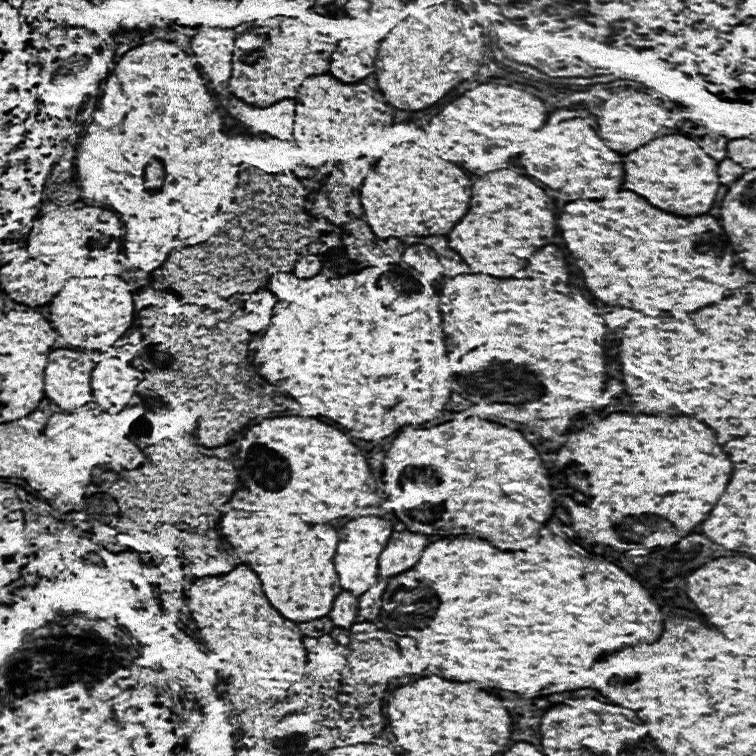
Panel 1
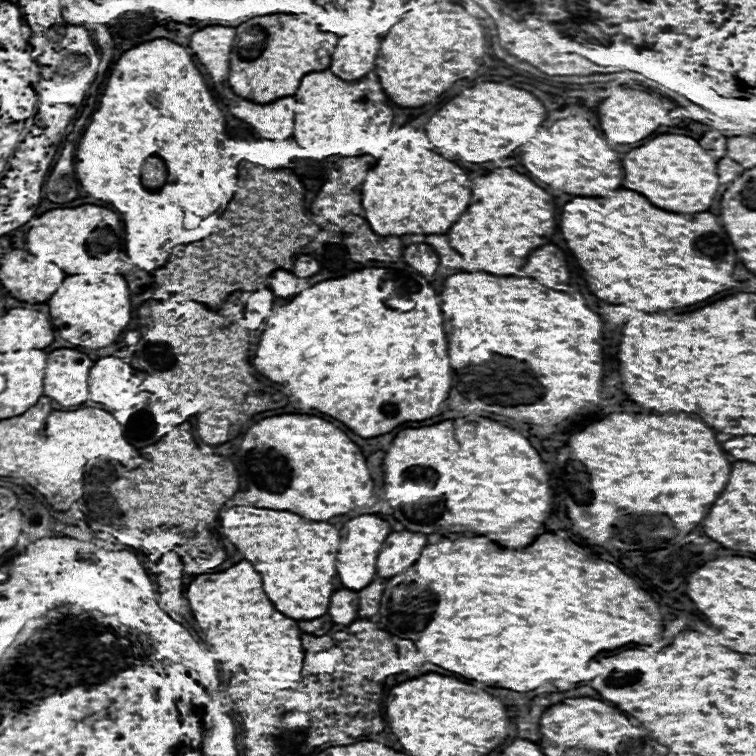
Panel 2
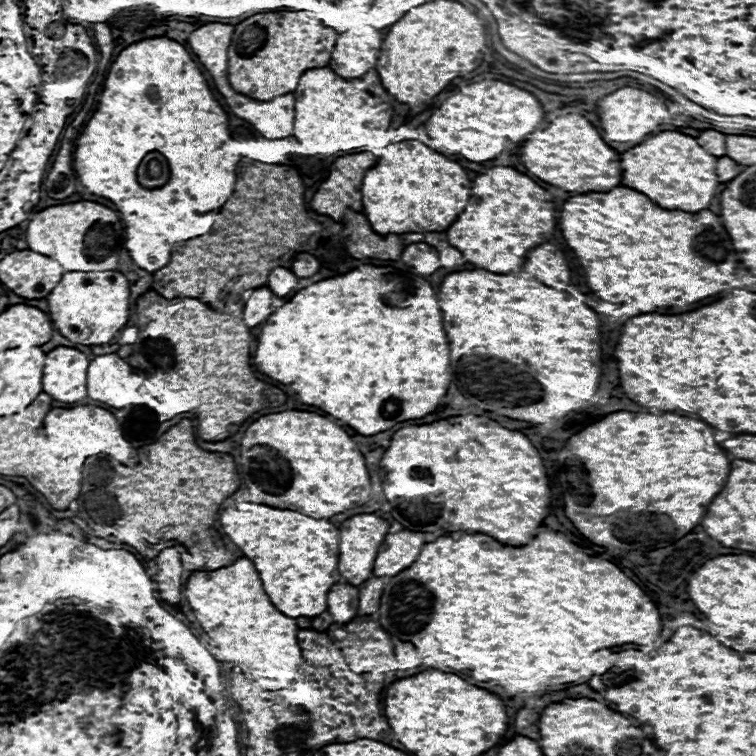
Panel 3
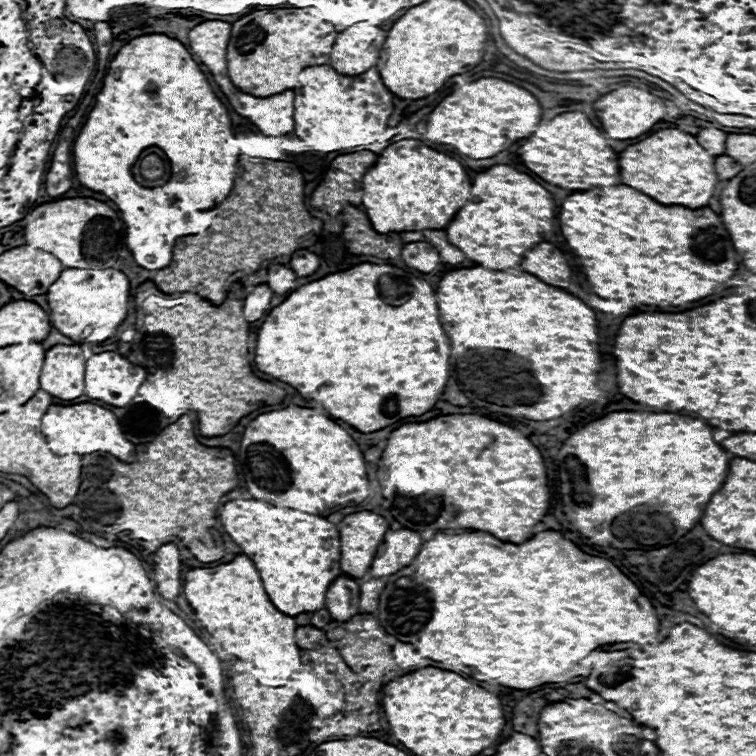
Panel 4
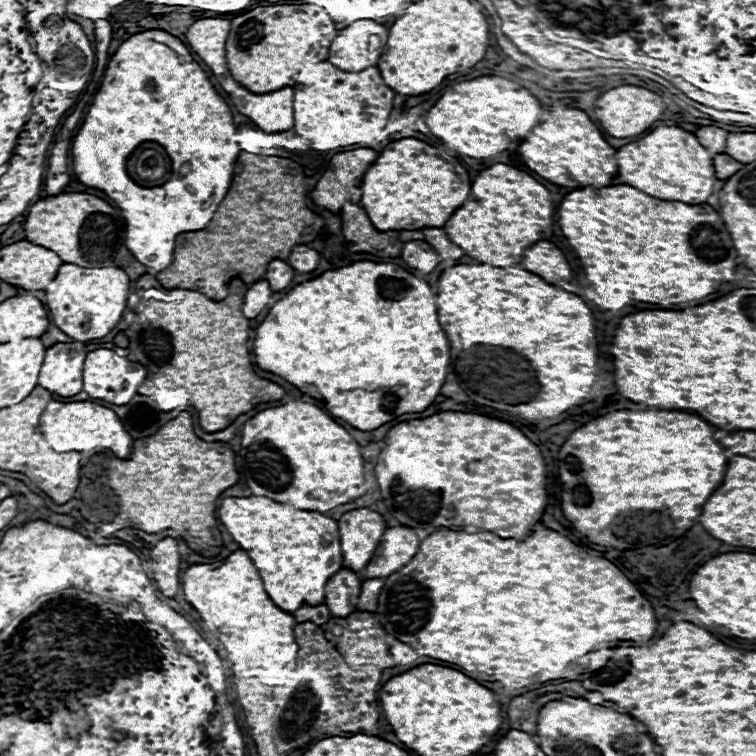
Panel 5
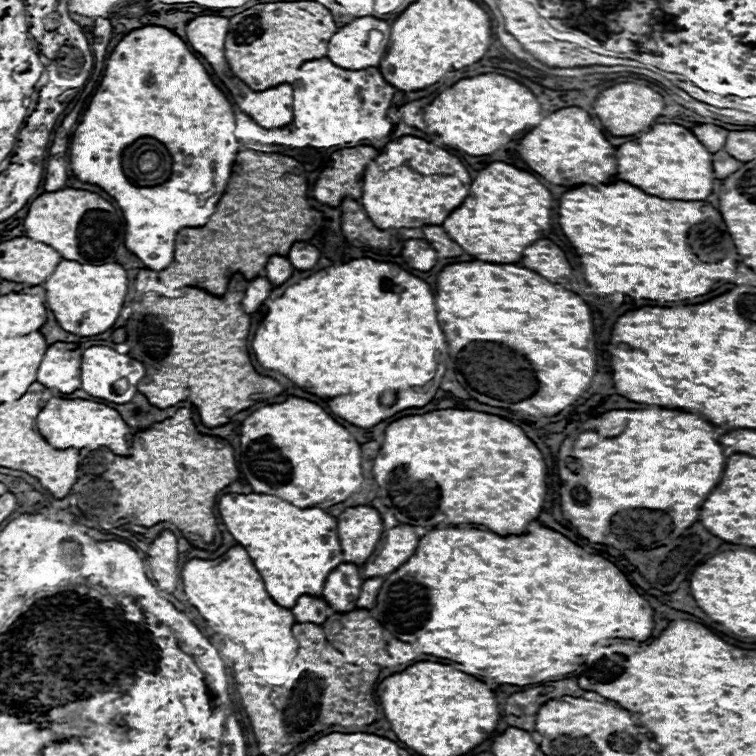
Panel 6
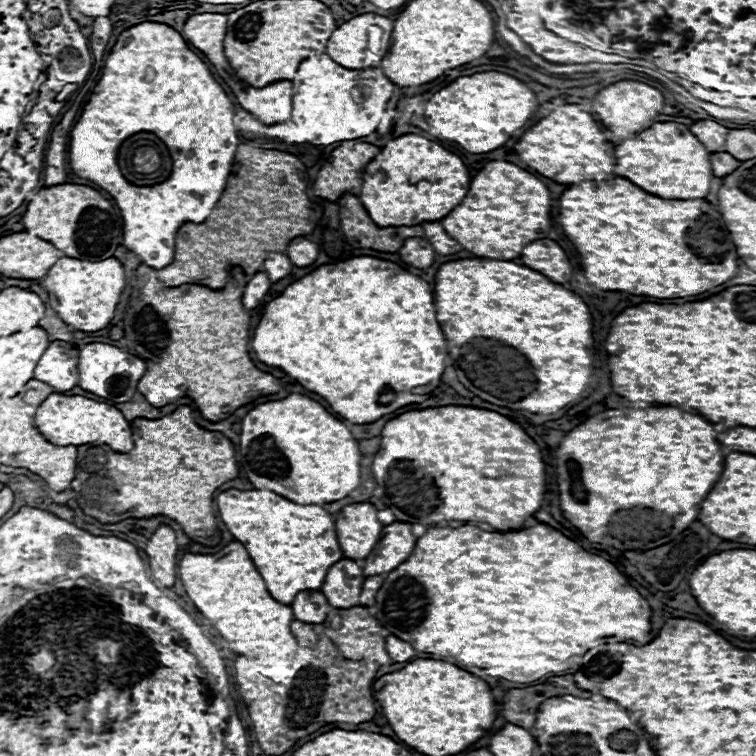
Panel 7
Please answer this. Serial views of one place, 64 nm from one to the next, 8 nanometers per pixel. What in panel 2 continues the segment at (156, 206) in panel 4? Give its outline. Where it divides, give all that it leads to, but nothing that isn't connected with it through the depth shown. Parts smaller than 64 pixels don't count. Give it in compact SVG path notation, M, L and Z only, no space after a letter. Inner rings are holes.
M156 38L156 40L150 40L150 42L144 42L144 44L140 44L140 46L130 48L130 50L124 52L124 54L120 56L120 60L114 64L114 68L112 68L112 72L110 72L110 78L108 78L108 84L106 84L106 90L104 90L104 94L102 94L102 98L100 98L100 108L98 108L98 112L94 112L92 122L88 124L88 128L86 128L82 140L80 140L80 146L78 146L78 150L76 150L76 160L74 160L74 162L76 162L76 176L78 176L80 184L82 184L82 188L84 188L90 196L94 196L94 198L98 198L98 200L104 200L104 202L110 202L110 204L116 208L116 212L120 214L120 218L122 218L122 222L124 222L124 228L126 228L126 254L128 254L128 258L130 258L138 268L142 268L142 270L152 270L152 258L158 254L158 248L162 248L164 242L168 242L168 240L172 240L172 238L178 238L182 232L190 232L190 230L184 228L184 222L186 222L188 218L198 220L198 226L200 226L200 222L202 222L204 218L208 218L210 214L218 212L224 204L228 204L228 202L232 200L234 190L236 190L236 180L238 180L240 156L238 156L238 152L236 152L236 148L234 148L234 140L230 140L230 136L226 134L226 118L220 114L220 110L218 110L218 106L216 106L216 102L214 102L214 96L210 94L210 88L206 86L200 70L196 68L194 60L190 58L190 54L188 54L182 46L178 46L178 44L174 44L174 42L166 40L166 38ZM148 156L160 156L160 158L168 164L168 180L166 180L166 184L164 184L162 188L158 188L158 190L148 190L148 188L142 186L142 182L138 182L138 172L142 170L144 158L148 158Z

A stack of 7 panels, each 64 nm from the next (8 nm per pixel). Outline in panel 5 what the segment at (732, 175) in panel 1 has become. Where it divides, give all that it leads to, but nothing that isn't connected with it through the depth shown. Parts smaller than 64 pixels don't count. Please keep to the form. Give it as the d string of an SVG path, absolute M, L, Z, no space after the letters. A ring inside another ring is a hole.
M716 154L714 156L714 170L716 170L716 176L718 180L726 180L730 178L734 172L738 172L742 168L740 162L736 162L732 156L728 154Z

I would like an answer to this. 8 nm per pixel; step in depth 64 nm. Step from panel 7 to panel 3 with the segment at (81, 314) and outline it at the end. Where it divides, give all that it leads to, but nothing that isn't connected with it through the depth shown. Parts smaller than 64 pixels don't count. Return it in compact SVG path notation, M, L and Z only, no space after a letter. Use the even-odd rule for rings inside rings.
M66 272L60 284L48 294L48 308L52 326L70 342L82 346L102 346L128 322L130 312L130 288L128 280L120 272Z

